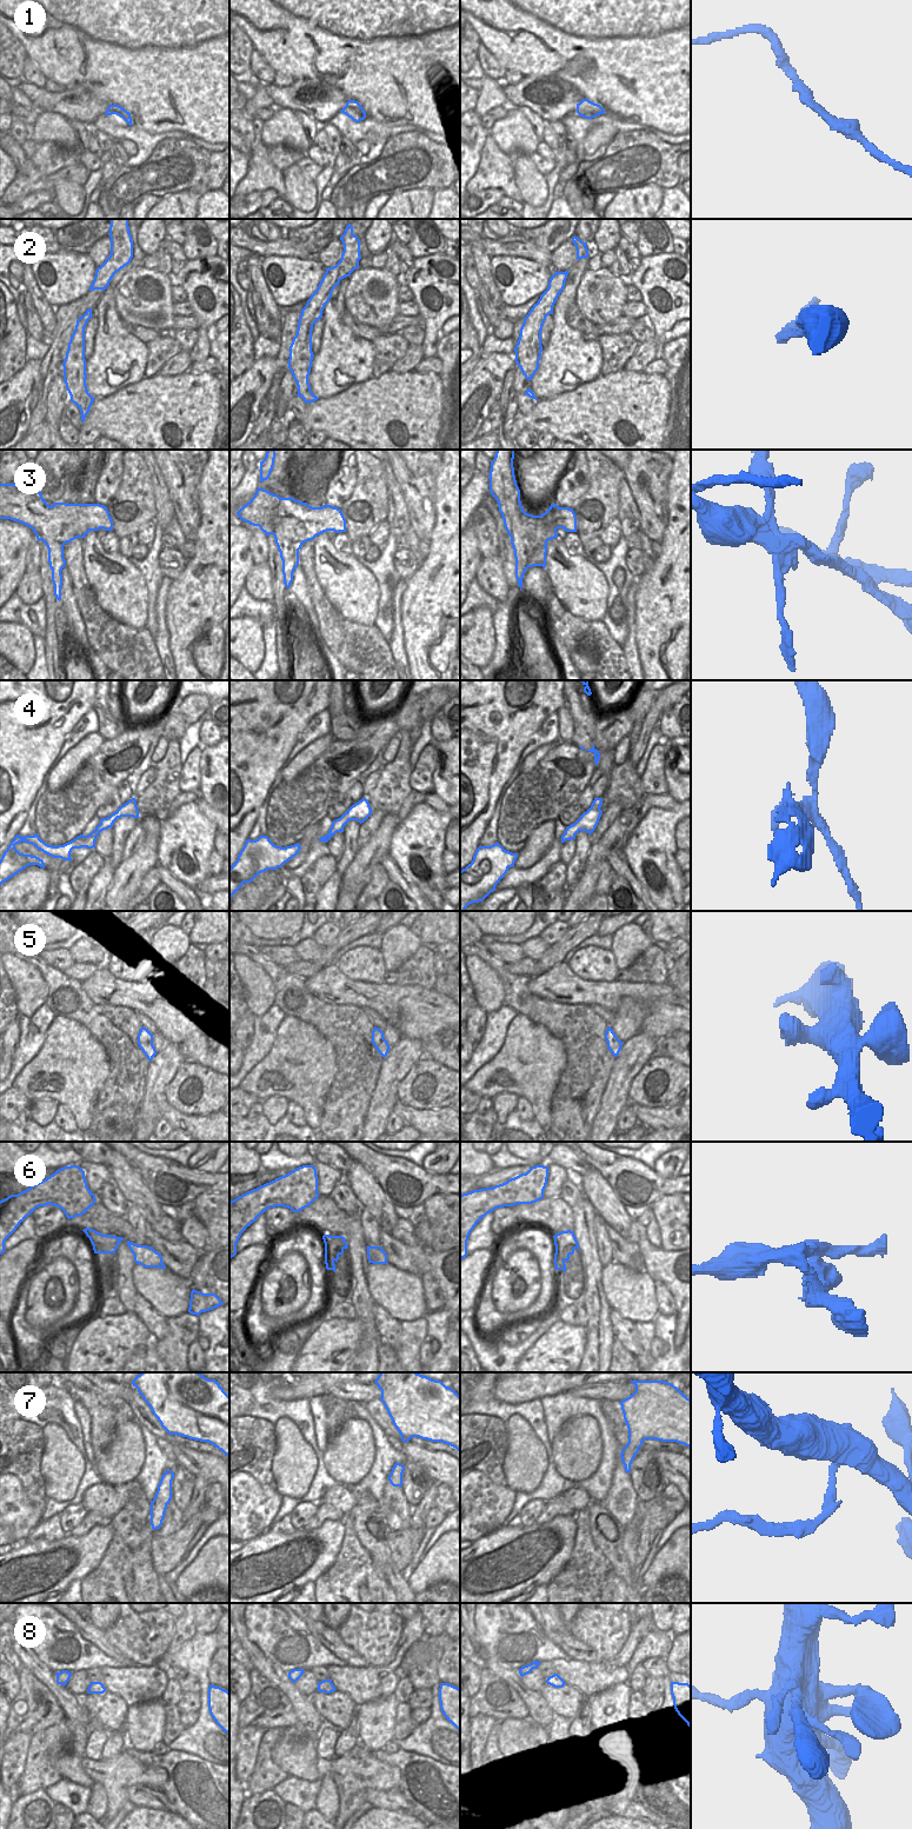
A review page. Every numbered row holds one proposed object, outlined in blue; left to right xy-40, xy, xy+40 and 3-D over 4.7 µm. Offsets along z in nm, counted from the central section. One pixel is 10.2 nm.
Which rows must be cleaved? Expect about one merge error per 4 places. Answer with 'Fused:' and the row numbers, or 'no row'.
Fused: 3, 4, 7

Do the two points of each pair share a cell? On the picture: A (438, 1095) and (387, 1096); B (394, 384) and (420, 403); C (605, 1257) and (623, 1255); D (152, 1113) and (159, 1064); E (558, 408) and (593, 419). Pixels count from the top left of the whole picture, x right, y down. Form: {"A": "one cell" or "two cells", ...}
{"A": "two cells", "B": "one cell", "C": "two cells", "D": "one cell", "E": "one cell"}

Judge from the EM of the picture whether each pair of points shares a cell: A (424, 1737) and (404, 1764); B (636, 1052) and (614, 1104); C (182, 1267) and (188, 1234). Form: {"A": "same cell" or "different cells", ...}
{"A": "different cells", "B": "same cell", "C": "different cells"}

